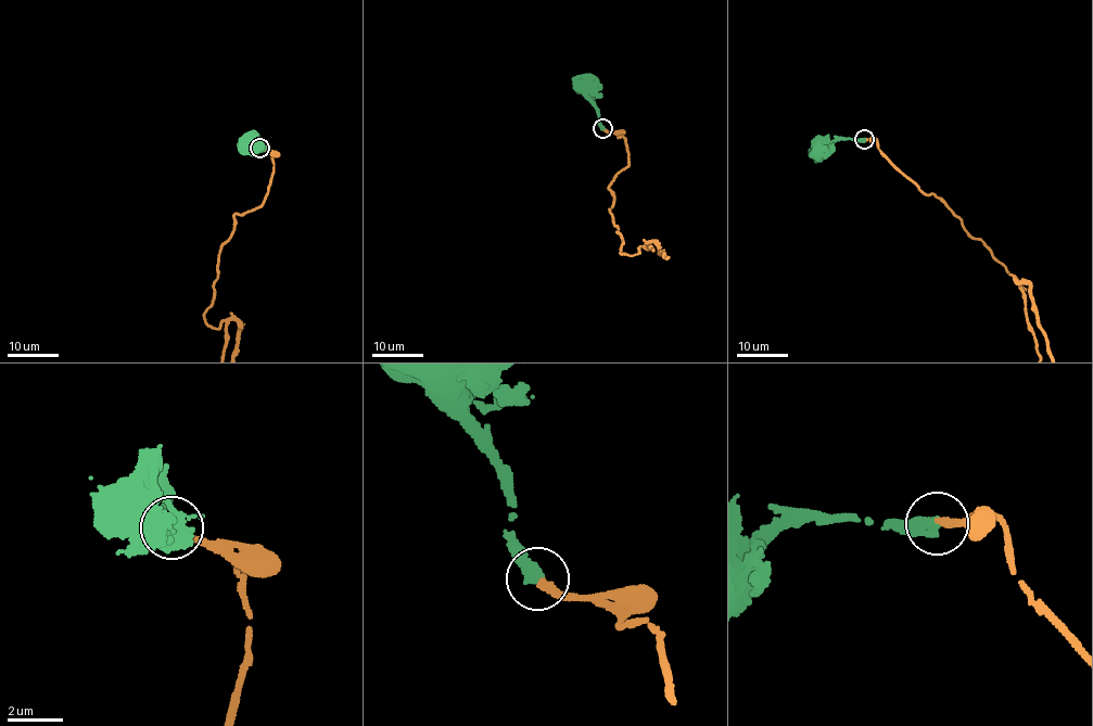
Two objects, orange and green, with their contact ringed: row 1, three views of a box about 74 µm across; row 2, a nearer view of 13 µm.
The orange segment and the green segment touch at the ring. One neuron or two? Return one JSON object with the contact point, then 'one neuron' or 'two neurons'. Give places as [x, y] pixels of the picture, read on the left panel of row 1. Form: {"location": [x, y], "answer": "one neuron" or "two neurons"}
{"location": [259, 148], "answer": "one neuron"}

